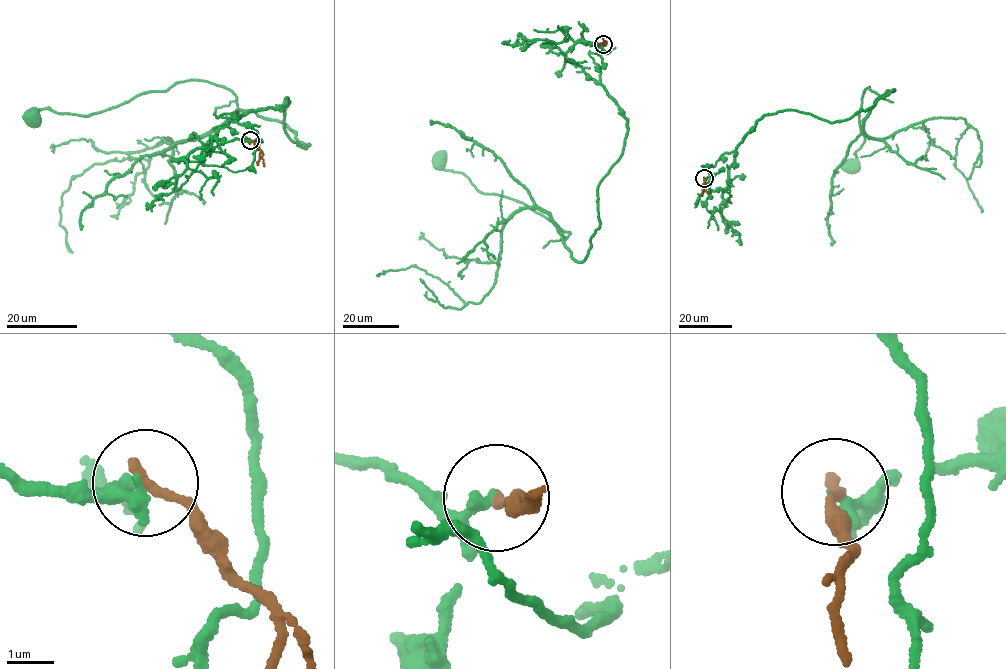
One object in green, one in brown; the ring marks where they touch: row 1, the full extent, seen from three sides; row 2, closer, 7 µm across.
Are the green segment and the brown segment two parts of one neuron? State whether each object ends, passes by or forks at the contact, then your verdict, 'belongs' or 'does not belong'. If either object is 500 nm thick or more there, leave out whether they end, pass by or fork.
green ends; brown ends; does not belong

